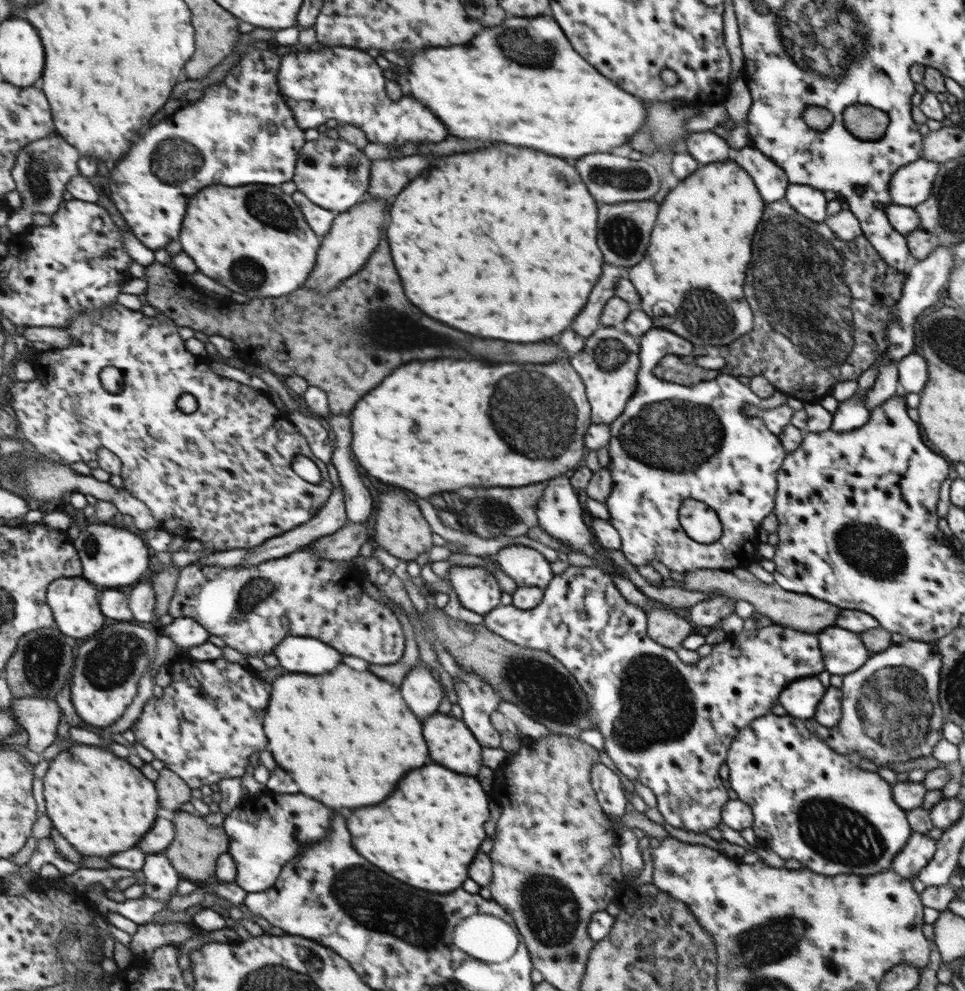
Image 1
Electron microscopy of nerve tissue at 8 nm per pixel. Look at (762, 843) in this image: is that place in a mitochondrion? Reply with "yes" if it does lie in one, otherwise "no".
no

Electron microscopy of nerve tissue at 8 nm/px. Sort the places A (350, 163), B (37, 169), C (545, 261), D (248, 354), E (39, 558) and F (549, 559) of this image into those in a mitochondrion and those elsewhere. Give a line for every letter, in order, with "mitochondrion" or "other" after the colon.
A: mitochondrion
B: mitochondrion
C: other
D: other
E: other
F: other

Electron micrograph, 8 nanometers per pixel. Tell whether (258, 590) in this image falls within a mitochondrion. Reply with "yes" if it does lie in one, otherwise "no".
yes

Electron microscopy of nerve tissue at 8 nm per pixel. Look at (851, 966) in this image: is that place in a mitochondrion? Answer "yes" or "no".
no

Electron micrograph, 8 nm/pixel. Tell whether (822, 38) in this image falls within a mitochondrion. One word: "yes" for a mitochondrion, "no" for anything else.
yes

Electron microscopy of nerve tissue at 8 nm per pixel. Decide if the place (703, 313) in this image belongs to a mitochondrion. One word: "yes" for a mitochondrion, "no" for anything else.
yes

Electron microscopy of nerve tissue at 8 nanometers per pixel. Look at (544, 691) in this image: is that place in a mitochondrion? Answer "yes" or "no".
yes

